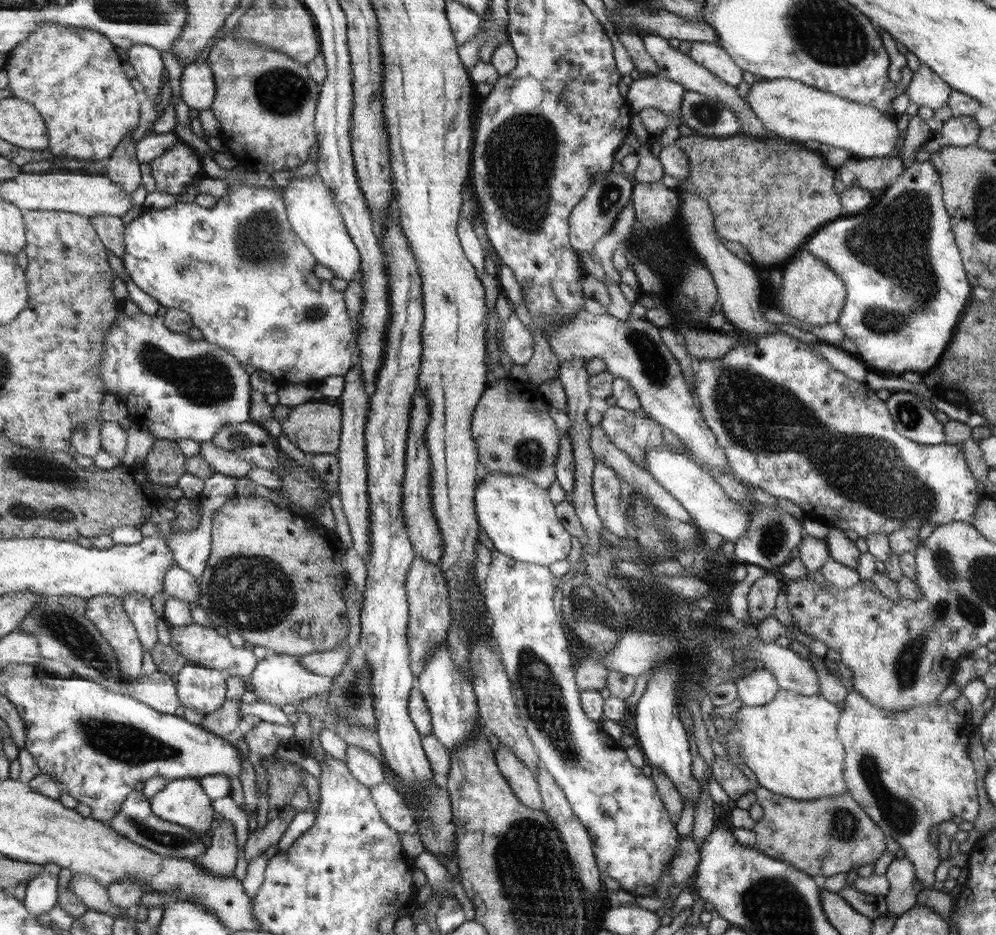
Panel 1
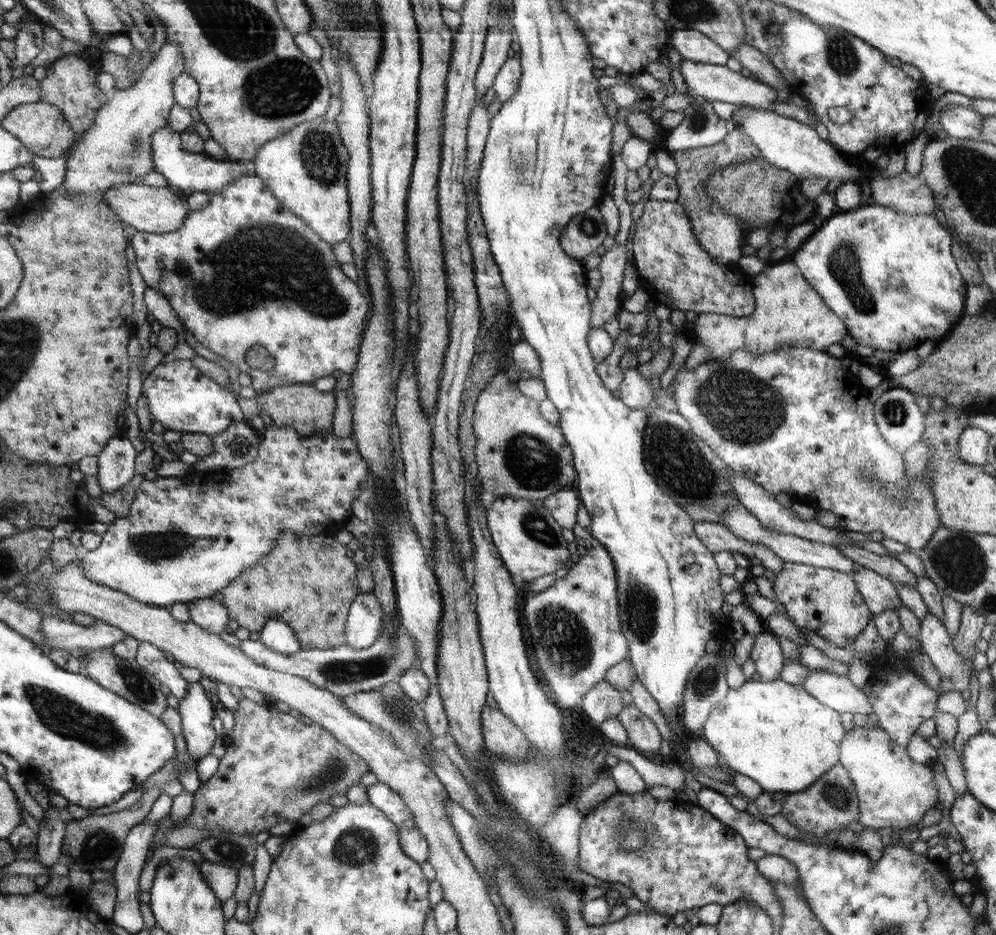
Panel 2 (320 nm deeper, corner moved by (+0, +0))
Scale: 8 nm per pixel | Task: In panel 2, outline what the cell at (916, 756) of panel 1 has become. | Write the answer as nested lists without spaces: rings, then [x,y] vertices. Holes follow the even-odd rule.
[[[871,723],[868,728],[862,728],[861,726],[854,726],[852,731],[848,731],[844,740],[841,742],[840,745],[840,763],[842,763],[849,772],[849,777],[853,780],[857,797],[859,800],[859,810],[860,810],[860,824],[862,826],[866,826],[870,829],[885,829],[891,828],[893,830],[897,830],[899,832],[905,831],[908,829],[909,826],[917,824],[918,822],[923,820],[924,815],[927,813],[928,810],[932,808],[936,808],[936,800],[937,798],[937,788],[932,776],[932,765],[930,764],[923,764],[917,763],[914,761],[909,755],[906,748],[892,742],[892,739],[889,737],[889,734],[886,734],[885,730],[882,730],[880,727],[877,727],[876,724]]]

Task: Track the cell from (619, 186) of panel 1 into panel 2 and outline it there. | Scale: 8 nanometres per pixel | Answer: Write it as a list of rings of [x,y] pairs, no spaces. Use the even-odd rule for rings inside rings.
[[[594,206],[585,213],[577,214],[566,225],[560,236],[562,250],[574,260],[583,261],[588,254],[596,252],[600,244],[604,244],[607,228],[603,214]]]

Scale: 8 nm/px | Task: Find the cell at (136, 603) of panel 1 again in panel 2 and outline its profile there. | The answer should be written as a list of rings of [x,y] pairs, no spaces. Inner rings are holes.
[[[139,641],[136,662],[156,677],[163,686],[168,687],[170,694],[178,700],[184,698],[190,686],[190,679],[183,677],[180,671],[165,657],[163,650],[149,642]]]

